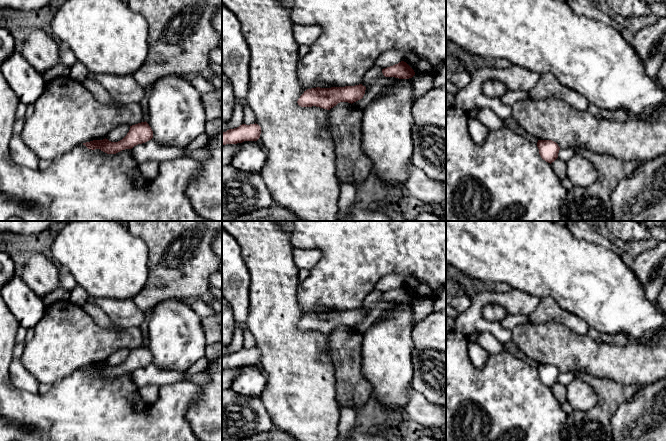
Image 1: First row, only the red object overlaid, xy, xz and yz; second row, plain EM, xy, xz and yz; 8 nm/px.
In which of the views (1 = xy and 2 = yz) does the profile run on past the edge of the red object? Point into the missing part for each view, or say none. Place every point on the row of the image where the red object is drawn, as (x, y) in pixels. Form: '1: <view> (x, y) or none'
1: none
2: none

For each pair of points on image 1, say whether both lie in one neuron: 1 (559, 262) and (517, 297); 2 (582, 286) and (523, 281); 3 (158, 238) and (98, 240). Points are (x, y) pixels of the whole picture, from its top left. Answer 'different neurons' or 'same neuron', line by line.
1: different neurons
2: same neuron
3: different neurons

